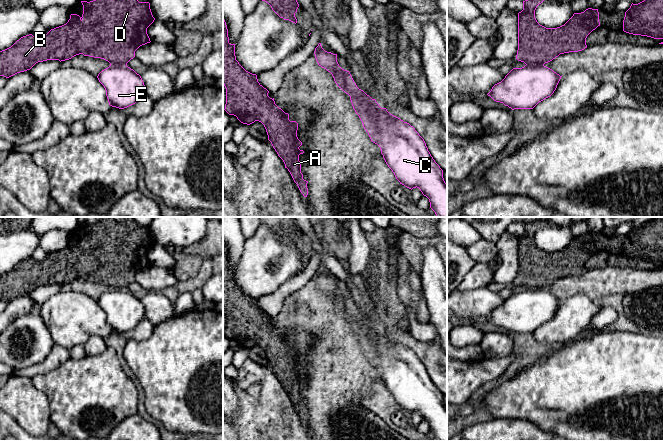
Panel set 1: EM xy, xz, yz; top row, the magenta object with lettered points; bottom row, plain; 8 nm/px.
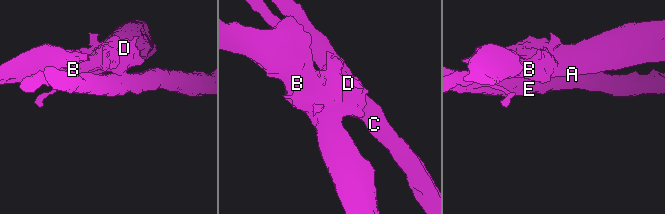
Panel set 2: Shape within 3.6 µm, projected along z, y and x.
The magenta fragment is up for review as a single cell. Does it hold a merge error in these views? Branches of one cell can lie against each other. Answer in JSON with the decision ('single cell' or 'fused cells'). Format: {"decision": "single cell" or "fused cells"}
{"decision": "fused cells"}

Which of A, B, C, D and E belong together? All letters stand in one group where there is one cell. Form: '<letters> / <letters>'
A B D / C E

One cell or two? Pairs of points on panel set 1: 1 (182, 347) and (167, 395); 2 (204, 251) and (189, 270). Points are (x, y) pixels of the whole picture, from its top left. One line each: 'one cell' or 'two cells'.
1: one cell
2: one cell

